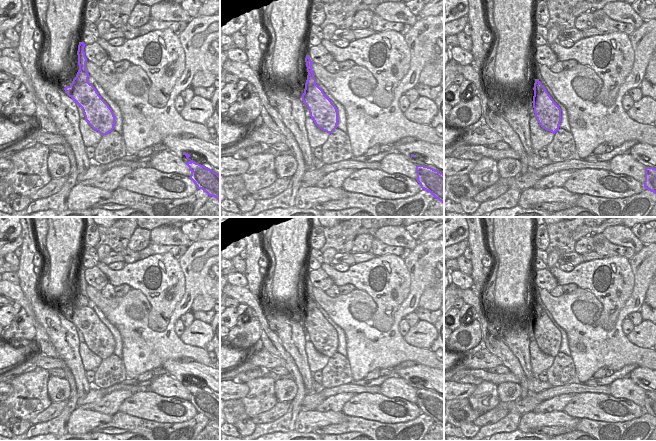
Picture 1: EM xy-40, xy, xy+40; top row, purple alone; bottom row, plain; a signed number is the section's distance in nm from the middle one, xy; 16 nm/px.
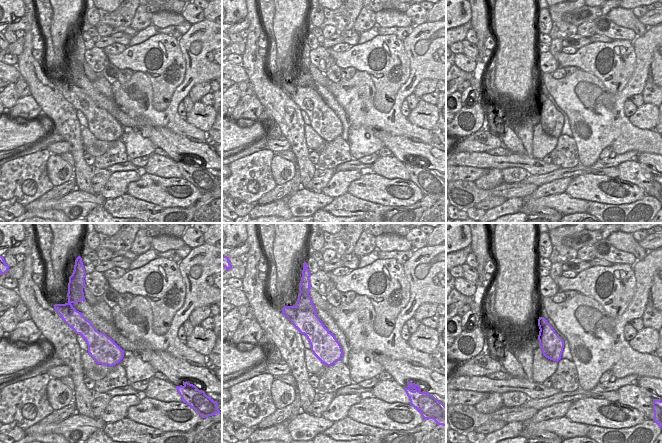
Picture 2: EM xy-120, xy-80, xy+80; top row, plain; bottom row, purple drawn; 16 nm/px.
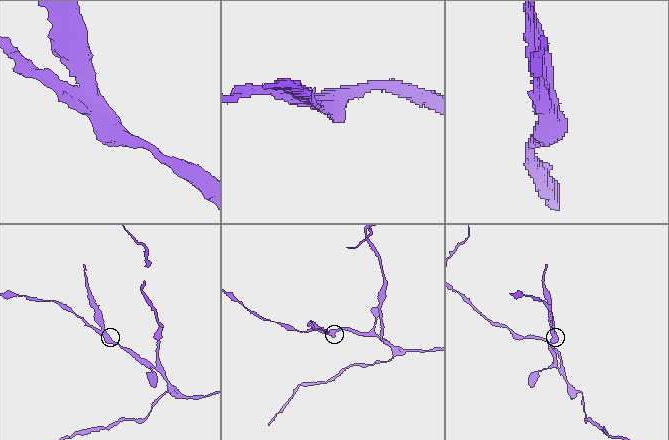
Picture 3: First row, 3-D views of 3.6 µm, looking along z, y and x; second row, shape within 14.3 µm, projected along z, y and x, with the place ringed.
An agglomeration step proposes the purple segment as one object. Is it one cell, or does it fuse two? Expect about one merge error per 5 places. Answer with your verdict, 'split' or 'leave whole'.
split

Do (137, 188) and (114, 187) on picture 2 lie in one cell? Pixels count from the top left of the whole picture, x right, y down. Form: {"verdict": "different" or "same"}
{"verdict": "different"}

